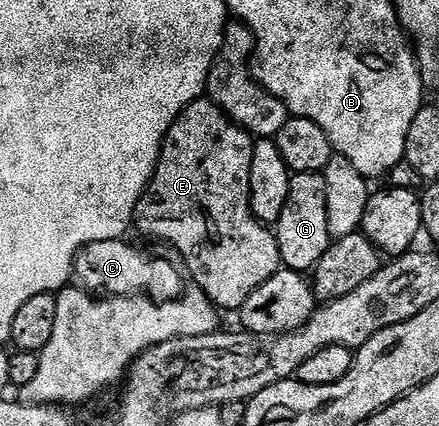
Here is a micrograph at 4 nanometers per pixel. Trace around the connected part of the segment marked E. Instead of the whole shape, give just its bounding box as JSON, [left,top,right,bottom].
[134,98,282,312]

